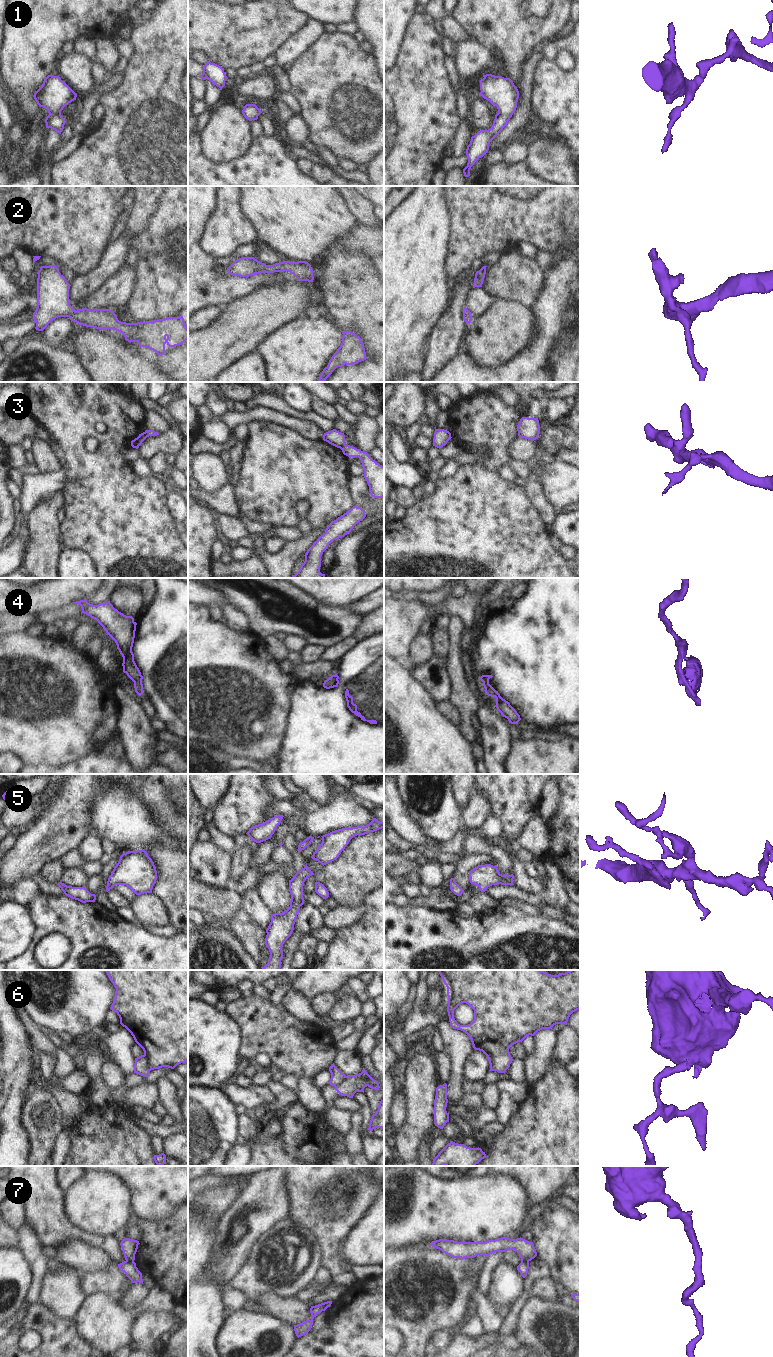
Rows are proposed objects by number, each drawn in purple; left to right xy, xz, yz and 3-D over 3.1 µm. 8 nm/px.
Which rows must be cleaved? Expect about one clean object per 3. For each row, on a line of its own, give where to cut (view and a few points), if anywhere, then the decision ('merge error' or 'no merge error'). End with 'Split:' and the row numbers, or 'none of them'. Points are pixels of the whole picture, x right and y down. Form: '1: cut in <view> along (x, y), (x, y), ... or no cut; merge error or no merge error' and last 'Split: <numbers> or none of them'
1: no cut; no merge error
2: no cut; no merge error
3: cut in xy along (144, 432), (147, 436); merge error
4: cut in xz along (337, 675), (337, 683), (334, 686); merge error
5: no cut; no merge error
6: cut in xy along (144, 1054), (151, 1069); merge error
7: cut in xy along (126, 1260), (133, 1262); merge error
Split: 3, 4, 6, 7

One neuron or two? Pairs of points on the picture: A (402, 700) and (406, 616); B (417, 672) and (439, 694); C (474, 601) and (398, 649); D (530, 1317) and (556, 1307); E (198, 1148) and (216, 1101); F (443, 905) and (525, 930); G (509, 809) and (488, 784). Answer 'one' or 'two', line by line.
A: two
B: one
C: one
D: one
E: one
F: two
G: one

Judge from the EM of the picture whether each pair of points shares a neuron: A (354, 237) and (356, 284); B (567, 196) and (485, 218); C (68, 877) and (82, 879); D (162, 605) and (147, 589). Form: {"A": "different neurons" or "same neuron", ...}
{"A": "different neurons", "B": "same neuron", "C": "same neuron", "D": "different neurons"}

